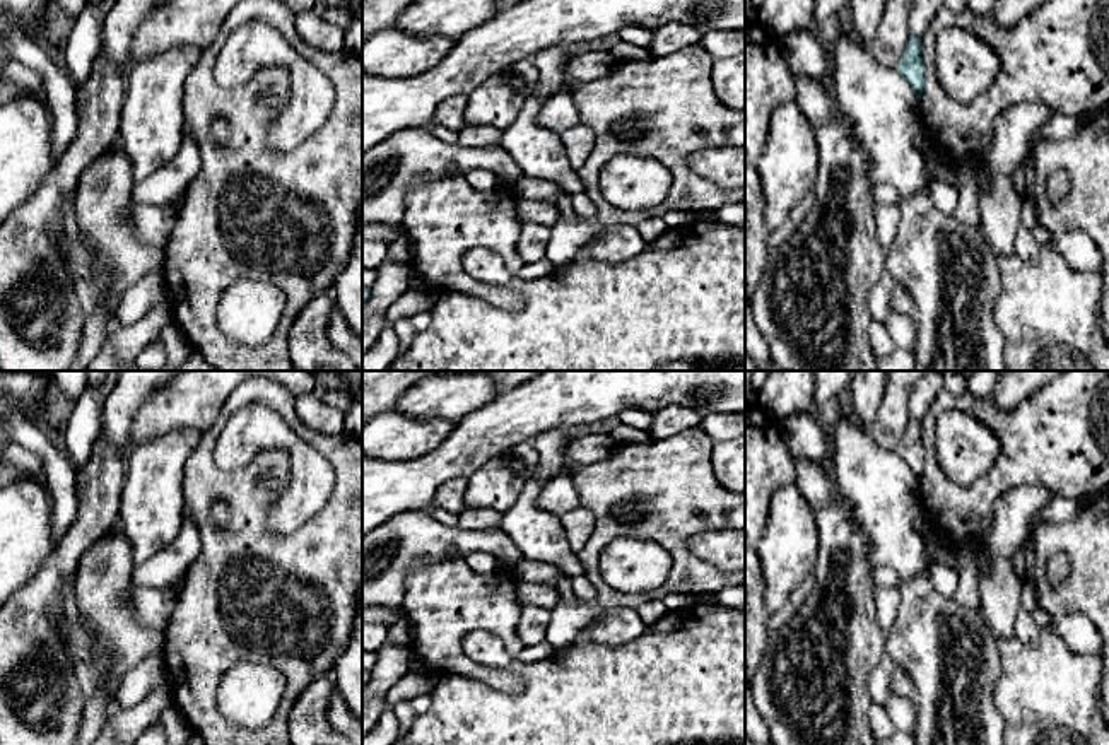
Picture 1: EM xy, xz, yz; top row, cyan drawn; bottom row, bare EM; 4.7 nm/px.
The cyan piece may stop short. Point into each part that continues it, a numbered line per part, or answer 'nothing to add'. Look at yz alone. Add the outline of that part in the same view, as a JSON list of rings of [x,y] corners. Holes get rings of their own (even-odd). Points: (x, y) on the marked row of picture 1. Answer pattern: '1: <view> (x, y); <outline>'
nothing to add

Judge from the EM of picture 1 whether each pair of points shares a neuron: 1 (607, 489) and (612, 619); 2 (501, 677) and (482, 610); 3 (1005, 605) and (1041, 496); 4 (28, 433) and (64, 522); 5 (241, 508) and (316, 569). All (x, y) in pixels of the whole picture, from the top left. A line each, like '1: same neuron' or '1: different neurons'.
1: different neurons
2: same neuron
3: same neuron
4: same neuron
5: same neuron

